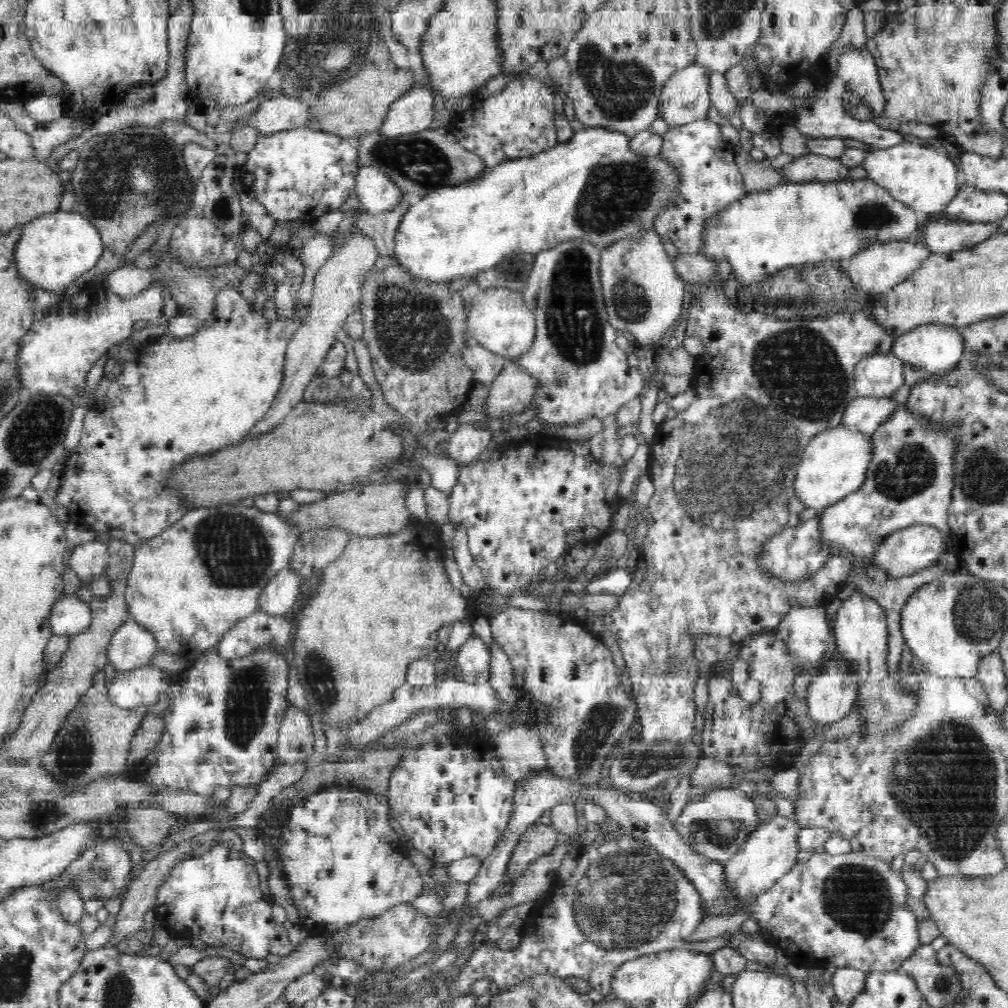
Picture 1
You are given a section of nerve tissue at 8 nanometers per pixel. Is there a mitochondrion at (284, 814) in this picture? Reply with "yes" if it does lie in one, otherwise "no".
no

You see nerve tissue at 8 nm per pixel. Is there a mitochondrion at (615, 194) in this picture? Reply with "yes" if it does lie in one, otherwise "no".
yes

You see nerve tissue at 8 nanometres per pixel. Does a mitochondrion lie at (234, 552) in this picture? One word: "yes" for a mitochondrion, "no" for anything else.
yes

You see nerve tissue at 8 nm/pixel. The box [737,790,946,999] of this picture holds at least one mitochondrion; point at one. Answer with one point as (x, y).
(857, 897)

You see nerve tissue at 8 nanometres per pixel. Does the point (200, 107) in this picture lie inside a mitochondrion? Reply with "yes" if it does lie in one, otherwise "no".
no

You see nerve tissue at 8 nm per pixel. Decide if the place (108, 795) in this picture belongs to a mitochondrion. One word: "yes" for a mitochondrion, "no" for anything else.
no

